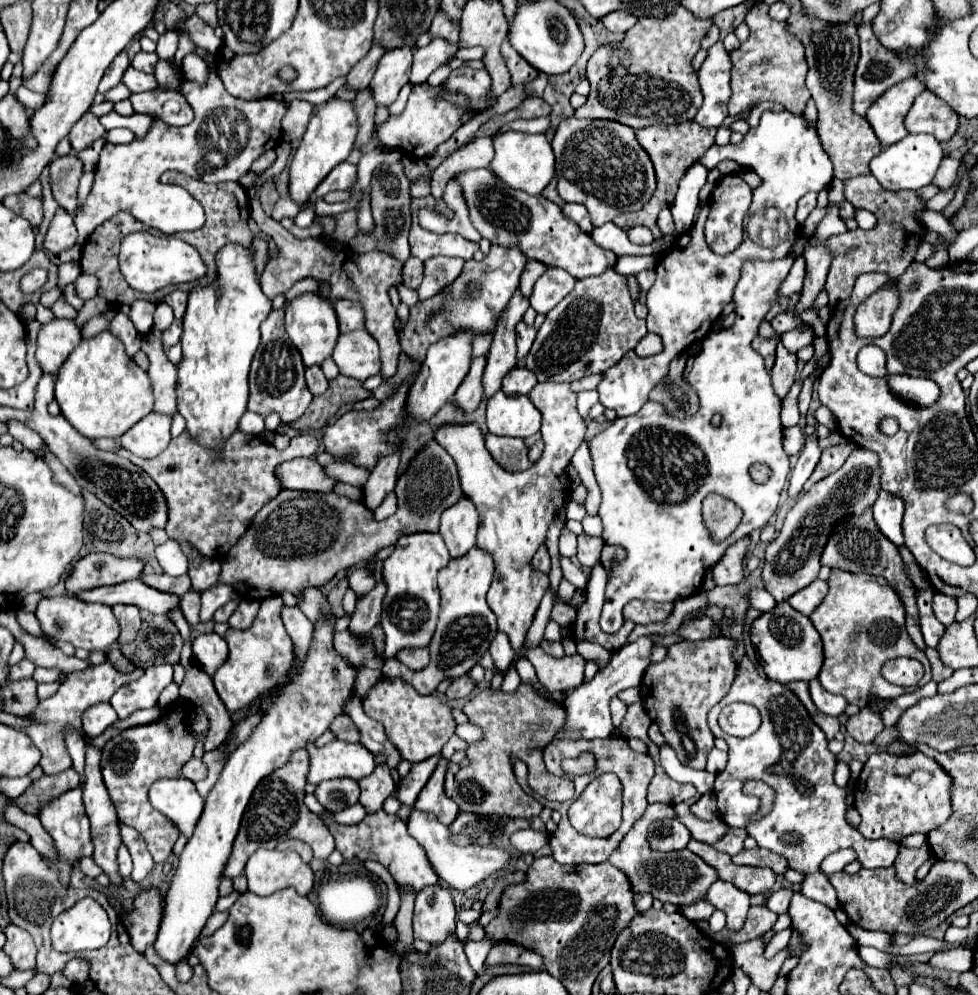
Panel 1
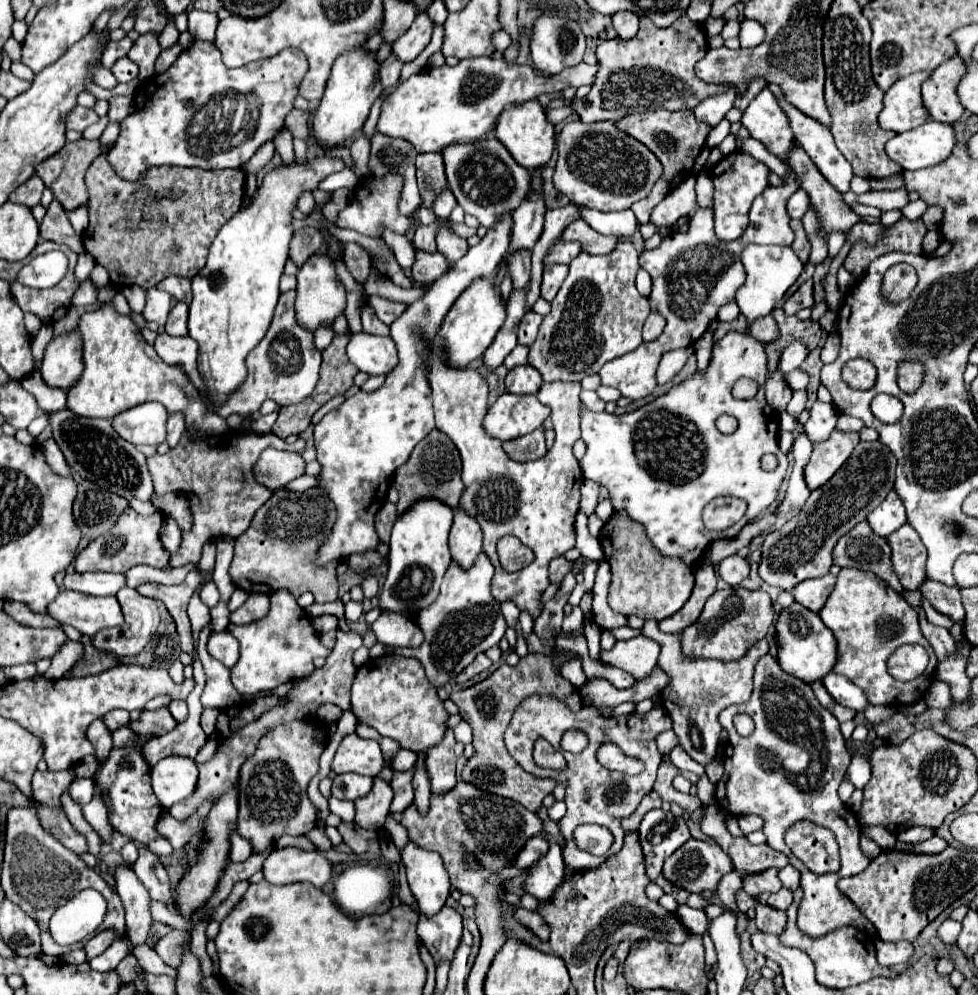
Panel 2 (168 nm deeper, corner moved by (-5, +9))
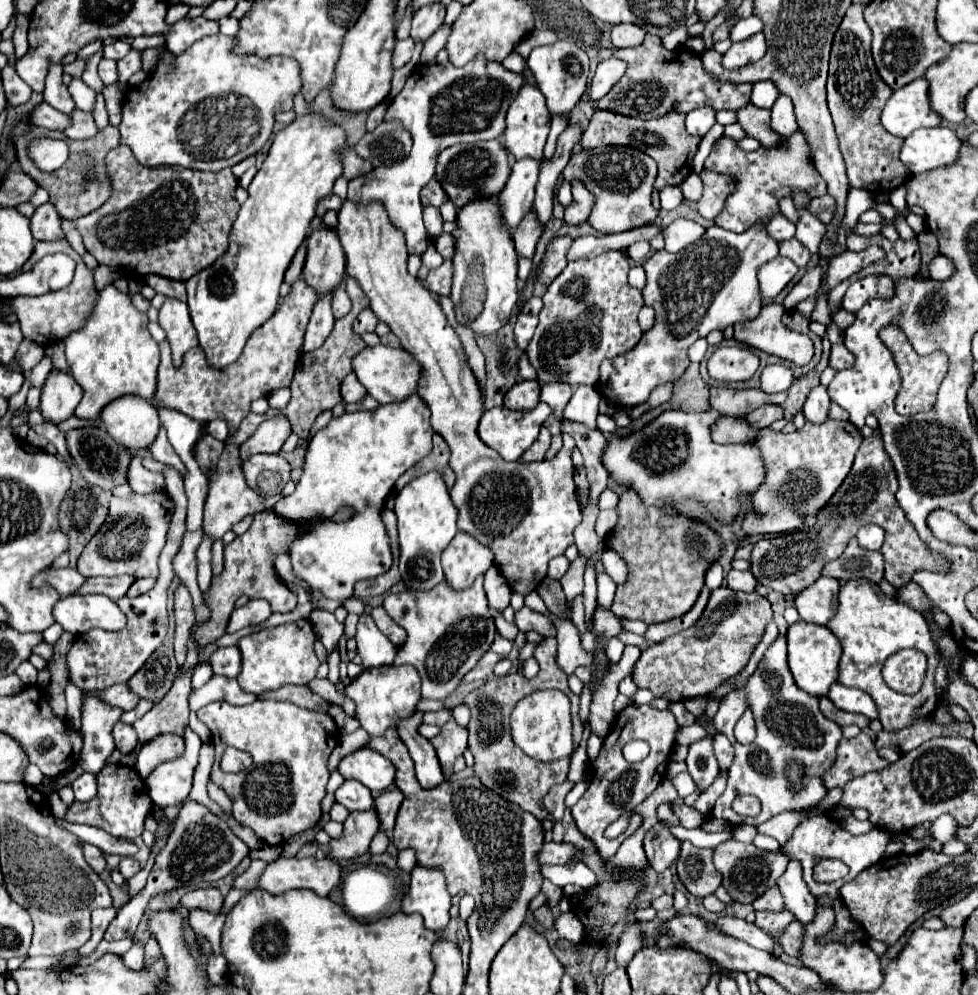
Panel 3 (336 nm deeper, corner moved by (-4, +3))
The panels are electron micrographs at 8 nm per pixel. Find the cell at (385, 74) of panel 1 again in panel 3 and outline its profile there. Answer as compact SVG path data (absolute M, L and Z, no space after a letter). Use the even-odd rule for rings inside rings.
M430 4L420 8L420 12L414 14L412 18L412 40L414 42L426 42L436 28L440 28L442 18L444 18L444 6L442 4Z

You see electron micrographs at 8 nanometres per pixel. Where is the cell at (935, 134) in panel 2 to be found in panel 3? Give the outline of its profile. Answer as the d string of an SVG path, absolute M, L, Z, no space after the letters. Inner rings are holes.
M920 128L904 140L900 160L912 174L922 174L952 164L958 158L960 144L956 132L950 128Z

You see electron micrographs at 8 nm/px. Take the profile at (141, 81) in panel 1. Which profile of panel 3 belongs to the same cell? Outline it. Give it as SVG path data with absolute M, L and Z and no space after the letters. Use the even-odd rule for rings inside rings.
M102 58L100 64L98 64L98 74L100 78L104 80L104 84L114 84L118 80L118 68L116 68L116 62L114 60L106 60Z

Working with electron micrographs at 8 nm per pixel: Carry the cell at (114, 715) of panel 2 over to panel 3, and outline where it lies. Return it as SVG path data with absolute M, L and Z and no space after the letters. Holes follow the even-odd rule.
M116 722L114 740L116 740L116 746L122 752L130 752L130 750L134 750L138 746L138 736L136 736L134 728L130 724L124 724L124 722Z

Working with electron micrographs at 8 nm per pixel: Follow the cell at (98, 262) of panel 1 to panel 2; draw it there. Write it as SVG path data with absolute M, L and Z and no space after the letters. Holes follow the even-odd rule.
M105 153L95 158L85 175L89 194L89 228L83 234L85 250L95 258L97 264L113 272L111 284L121 288L131 284L153 288L167 276L193 278L205 266L209 246L225 220L241 208L245 172L241 168L179 170L175 166L155 166L147 170L141 183L130 183L122 180L106 160Z

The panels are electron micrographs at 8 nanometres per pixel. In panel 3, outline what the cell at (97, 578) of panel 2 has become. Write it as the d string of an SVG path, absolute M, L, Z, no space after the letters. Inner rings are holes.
M48 568L40 572L34 580L36 586L40 586L42 582L48 582L50 586L54 586L60 592L60 596L68 596L68 594L76 594L78 588L86 582L86 578L78 574L74 568L60 568L60 570Z

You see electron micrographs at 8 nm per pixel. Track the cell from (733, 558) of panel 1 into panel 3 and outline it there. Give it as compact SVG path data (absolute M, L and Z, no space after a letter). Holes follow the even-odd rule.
M730 570L726 576L728 588L732 590L742 590L742 592L752 592L756 586L756 578L752 576L752 572L738 572L738 570Z

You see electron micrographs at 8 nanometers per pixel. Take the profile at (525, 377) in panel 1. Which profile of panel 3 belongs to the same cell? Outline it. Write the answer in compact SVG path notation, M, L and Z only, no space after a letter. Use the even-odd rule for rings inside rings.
M536 380L516 382L504 396L504 406L514 410L532 410L540 400L540 384Z

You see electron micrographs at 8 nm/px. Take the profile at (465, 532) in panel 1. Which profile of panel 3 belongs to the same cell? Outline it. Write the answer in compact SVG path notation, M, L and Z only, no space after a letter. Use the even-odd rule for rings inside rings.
M458 532L442 552L444 576L456 590L468 588L478 574L484 574L492 566L492 558L492 552L474 536Z

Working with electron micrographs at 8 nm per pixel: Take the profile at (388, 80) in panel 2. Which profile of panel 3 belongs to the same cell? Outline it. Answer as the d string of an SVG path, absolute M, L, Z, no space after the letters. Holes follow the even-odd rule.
M406 38L402 42L398 42L394 46L394 54L392 54L392 68L402 68L406 62L410 62L410 56L412 56L412 48L414 48L414 42L412 38Z

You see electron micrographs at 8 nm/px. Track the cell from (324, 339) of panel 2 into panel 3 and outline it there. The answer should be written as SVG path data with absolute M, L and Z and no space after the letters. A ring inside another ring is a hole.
M326 296L326 298L316 302L310 324L306 328L306 336L304 336L304 352L320 348L320 344L330 336L330 332L334 328L334 316L330 310L330 300L332 300L332 296Z

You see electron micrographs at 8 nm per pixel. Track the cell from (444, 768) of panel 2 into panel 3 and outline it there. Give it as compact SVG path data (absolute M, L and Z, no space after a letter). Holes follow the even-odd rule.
M454 718L442 726L442 732L436 738L430 740L432 746L436 748L436 754L438 754L438 760L440 760L440 766L442 766L446 780L452 776L454 760L458 756L462 756L462 752L468 748L466 740L468 740L468 730L460 728L454 722Z

